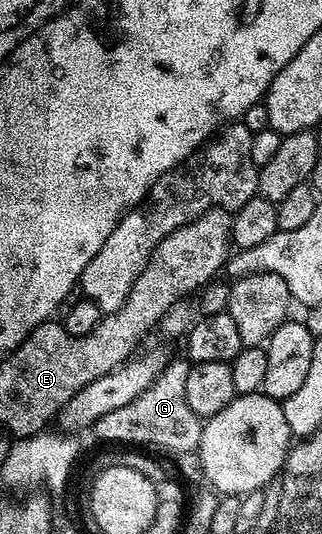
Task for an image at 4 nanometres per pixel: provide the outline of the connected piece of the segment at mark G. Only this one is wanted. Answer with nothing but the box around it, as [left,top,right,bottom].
[92,357,203,452]

